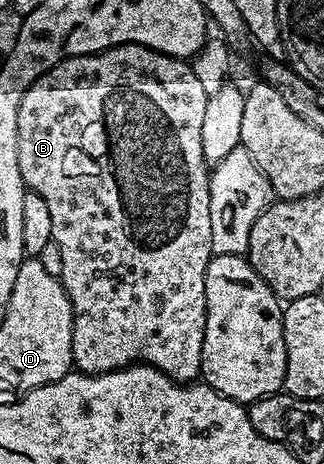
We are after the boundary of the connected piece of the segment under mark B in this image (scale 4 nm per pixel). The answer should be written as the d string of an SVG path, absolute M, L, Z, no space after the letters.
M119 44L115 48L107 48L103 52L94 52L88 56L71 56L67 60L62 60L57 66L53 66L21 98L21 106L17 110L17 166L21 170L21 178L24 185L30 191L41 194L45 202L49 205L49 214L53 217L53 248L59 251L59 268L57 275L63 282L63 288L67 292L67 297L71 303L71 309L75 317L73 318L73 364L81 372L116 372L119 368L125 368L129 364L136 362L148 364L151 368L161 370L169 378L180 382L195 382L200 379L201 373L201 350L203 349L203 339L205 338L205 318L207 317L207 307L205 306L205 270L209 266L211 257L211 239L213 238L213 226L211 225L211 215L209 214L209 186L211 178L209 175L209 165L205 162L205 156L201 154L201 122L205 122L205 106L207 105L208 94L201 86L200 79L194 74L192 65L186 59L178 56L170 56L164 52L158 52L152 48L146 48L140 44Z

